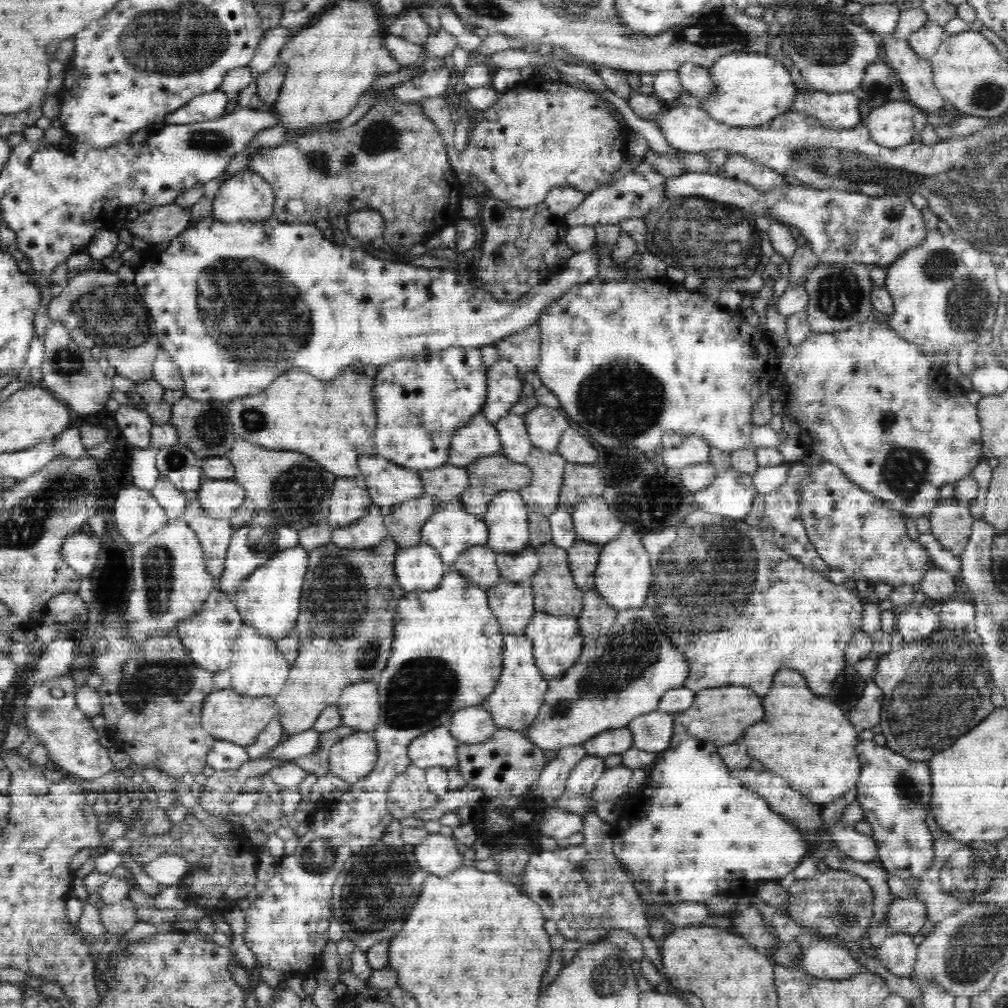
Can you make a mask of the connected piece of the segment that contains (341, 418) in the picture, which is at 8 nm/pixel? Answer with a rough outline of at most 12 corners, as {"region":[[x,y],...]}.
{"region":[[294,370],[230,401],[238,439],[338,477],[377,454],[374,380]]}

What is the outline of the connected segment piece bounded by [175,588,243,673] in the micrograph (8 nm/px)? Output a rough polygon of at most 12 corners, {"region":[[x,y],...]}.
{"region":[[215,588],[175,630],[190,658],[214,673],[233,658],[242,615]]}

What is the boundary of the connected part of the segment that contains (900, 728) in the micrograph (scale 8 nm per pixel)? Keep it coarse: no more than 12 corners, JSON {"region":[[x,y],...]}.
{"region":[[980,635],[880,655],[885,747],[929,761],[994,712]]}

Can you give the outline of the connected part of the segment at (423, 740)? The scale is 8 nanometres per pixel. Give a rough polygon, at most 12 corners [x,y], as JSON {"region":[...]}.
{"region":[[450,722],[409,744],[418,768],[457,766]]}

